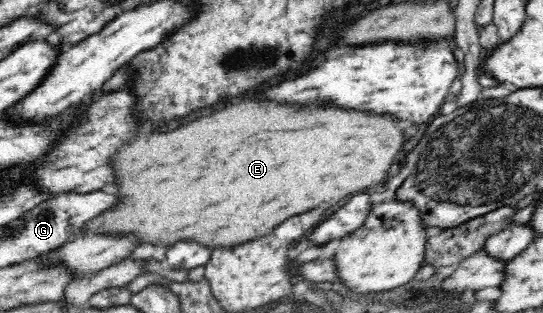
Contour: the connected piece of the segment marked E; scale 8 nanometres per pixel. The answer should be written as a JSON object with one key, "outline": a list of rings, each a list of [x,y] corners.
{"outline":[[[266,98],[244,100],[236,106],[228,106],[220,112],[214,112],[214,114],[198,118],[198,120],[186,124],[186,126],[180,126],[178,130],[172,130],[172,132],[166,132],[166,134],[142,134],[134,142],[124,146],[114,156],[116,176],[120,178],[116,194],[122,198],[122,202],[116,210],[108,210],[106,214],[102,214],[102,216],[94,218],[92,222],[88,222],[84,228],[86,228],[86,232],[100,232],[100,234],[132,234],[140,242],[166,244],[166,246],[172,246],[178,240],[195,240],[212,248],[232,247],[240,243],[250,242],[252,239],[263,237],[264,234],[272,232],[276,226],[280,226],[280,222],[284,222],[284,220],[288,220],[296,214],[304,214],[308,210],[314,210],[316,206],[322,206],[324,202],[336,202],[336,200],[352,194],[354,190],[364,190],[364,188],[370,188],[370,186],[378,184],[380,180],[384,180],[388,176],[390,166],[394,164],[394,158],[402,150],[404,140],[406,140],[404,132],[396,124],[398,122],[394,118],[364,114],[364,112],[358,112],[358,110],[344,110],[340,106],[330,106],[330,104],[322,106],[322,108],[302,108],[300,110],[300,108],[294,108],[294,106],[270,102]]]}

